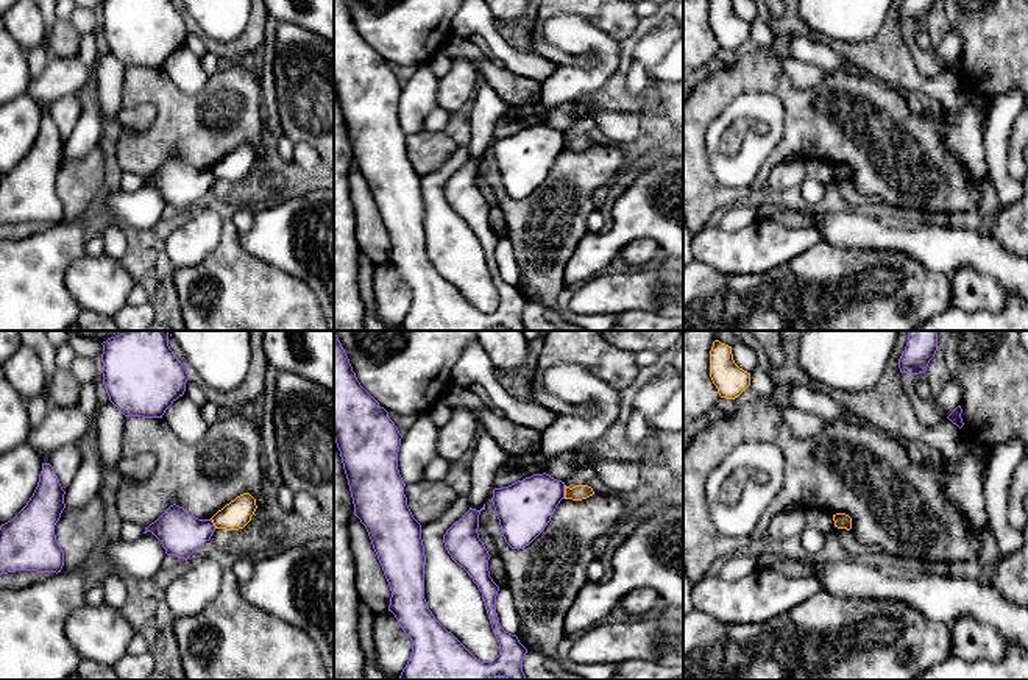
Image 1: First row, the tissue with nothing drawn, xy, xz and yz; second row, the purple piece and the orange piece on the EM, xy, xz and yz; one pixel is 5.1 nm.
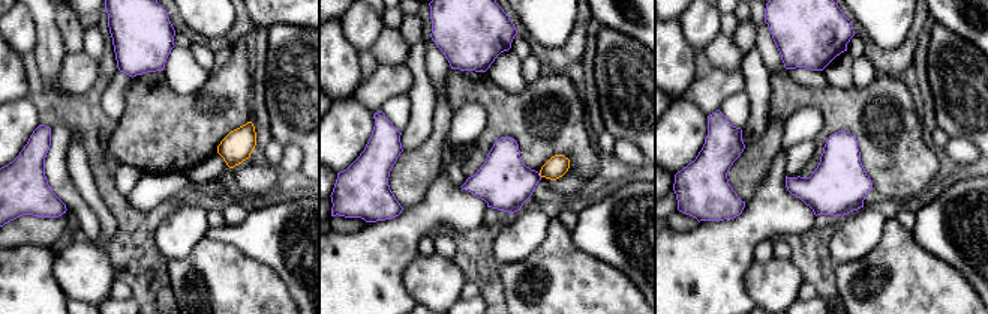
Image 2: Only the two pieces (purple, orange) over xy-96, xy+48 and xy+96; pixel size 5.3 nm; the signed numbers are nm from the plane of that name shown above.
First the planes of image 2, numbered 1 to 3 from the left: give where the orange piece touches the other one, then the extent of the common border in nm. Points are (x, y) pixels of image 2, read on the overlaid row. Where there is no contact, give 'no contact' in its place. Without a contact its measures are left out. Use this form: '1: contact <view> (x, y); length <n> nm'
1: no contact
2: contact xy+48 (538, 175); length 30 nm
3: no contact

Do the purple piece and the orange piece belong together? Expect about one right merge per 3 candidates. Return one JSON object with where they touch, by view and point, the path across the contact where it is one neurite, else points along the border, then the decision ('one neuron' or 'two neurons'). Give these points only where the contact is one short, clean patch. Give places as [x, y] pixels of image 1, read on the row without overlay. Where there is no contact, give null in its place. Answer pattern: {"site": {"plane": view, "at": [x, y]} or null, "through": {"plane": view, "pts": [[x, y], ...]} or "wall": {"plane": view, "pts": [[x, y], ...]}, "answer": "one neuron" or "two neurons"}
{"site": {"plane": "xz", "at": [563, 142]}, "wall": {"plane": "xz", "pts": [[563, 136], [565, 148]]}, "answer": "two neurons"}

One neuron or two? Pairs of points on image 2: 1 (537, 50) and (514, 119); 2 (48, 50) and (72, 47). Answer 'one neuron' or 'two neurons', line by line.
1: two neurons
2: two neurons

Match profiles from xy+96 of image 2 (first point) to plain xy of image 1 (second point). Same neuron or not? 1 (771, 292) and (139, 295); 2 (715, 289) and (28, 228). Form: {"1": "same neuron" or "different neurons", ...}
{"1": "different neurons", "2": "different neurons"}

